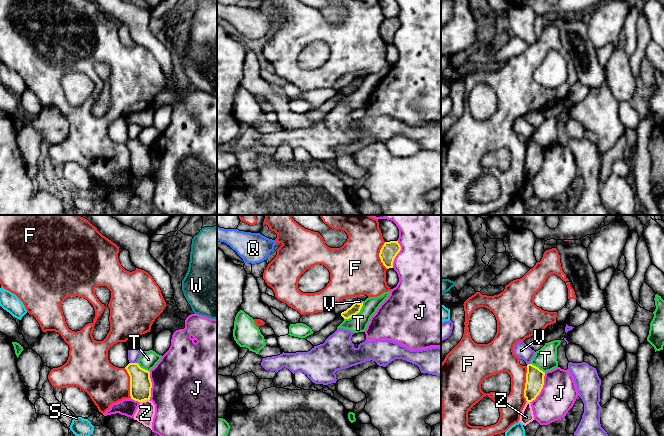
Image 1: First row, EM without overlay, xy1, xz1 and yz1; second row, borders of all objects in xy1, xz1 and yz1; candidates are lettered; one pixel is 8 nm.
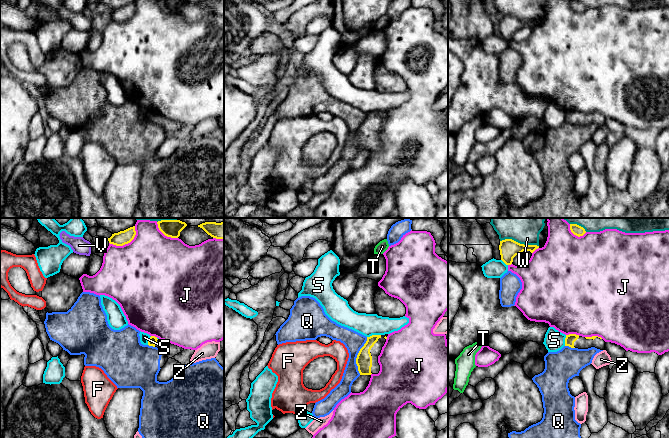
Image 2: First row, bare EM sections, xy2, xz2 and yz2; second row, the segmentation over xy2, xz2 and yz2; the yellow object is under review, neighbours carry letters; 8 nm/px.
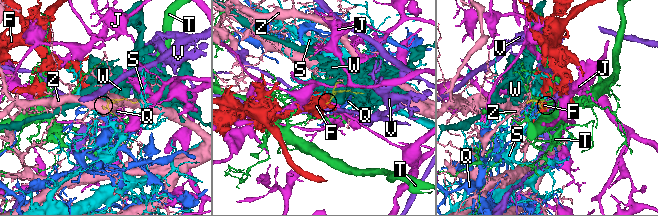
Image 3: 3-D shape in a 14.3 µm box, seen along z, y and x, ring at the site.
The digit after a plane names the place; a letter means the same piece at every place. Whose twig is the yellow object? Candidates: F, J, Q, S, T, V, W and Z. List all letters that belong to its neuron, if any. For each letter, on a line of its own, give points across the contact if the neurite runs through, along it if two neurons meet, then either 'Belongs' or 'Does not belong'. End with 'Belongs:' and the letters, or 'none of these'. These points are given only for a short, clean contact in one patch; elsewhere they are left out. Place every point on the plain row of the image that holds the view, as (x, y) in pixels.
F: Does not belong
J: Does not belong
Q: Does not belong
S: Does not belong
T: Boundary: xz1 (363, 78), (358, 88), (344, 95). Does not belong
V: Does not belong
W: Does not belong
Z: Does not belong
Belongs: none of these

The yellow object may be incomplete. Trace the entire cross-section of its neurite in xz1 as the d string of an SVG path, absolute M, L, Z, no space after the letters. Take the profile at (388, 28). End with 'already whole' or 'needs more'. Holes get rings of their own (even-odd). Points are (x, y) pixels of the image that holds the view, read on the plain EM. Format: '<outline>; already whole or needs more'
M390 17L384 19L380 26L379 33L387 45L393 44L394 35L400 26L401 22L398 17Z; already whole

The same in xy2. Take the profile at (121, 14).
M133 2L124 7L112 10L112 12L108 14L108 17L110 20L116 22L123 22L125 20L130 19L134 15L135 11L135 2Z; already whole

